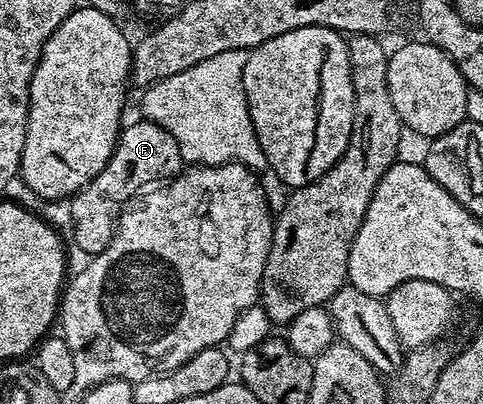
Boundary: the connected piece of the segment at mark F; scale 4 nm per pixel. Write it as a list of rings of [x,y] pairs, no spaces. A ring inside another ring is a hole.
[[[127,123],[119,131],[118,145],[104,170],[100,170],[100,174],[96,174],[96,178],[92,178],[92,182],[85,184],[79,192],[75,192],[69,201],[70,220],[74,223],[74,244],[80,251],[87,252],[87,257],[98,256],[109,246],[120,213],[145,189],[142,188],[145,184],[169,181],[183,171],[184,161],[176,138],[172,138],[172,134],[168,134],[159,124],[141,123]]]

